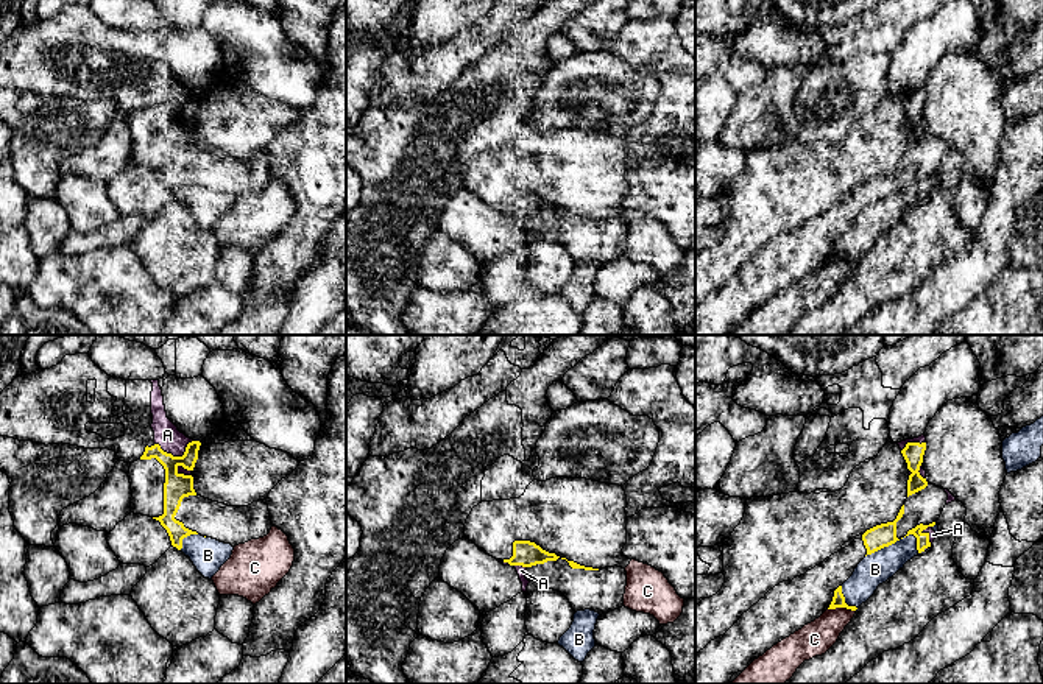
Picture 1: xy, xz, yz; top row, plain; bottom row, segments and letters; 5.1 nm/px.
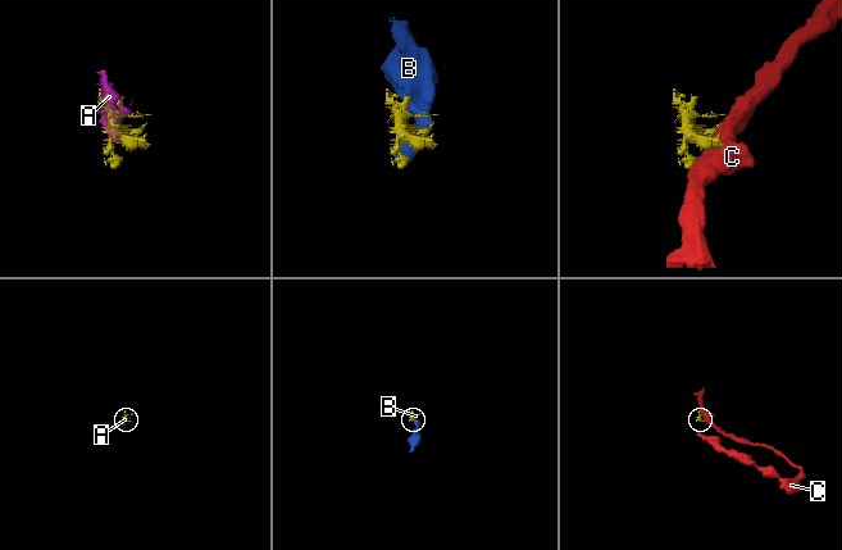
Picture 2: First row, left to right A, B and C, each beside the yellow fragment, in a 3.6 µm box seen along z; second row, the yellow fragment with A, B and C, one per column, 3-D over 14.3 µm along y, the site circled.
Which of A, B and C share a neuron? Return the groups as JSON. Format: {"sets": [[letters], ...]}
{"sets": [["A"], ["B"], ["C"]]}

